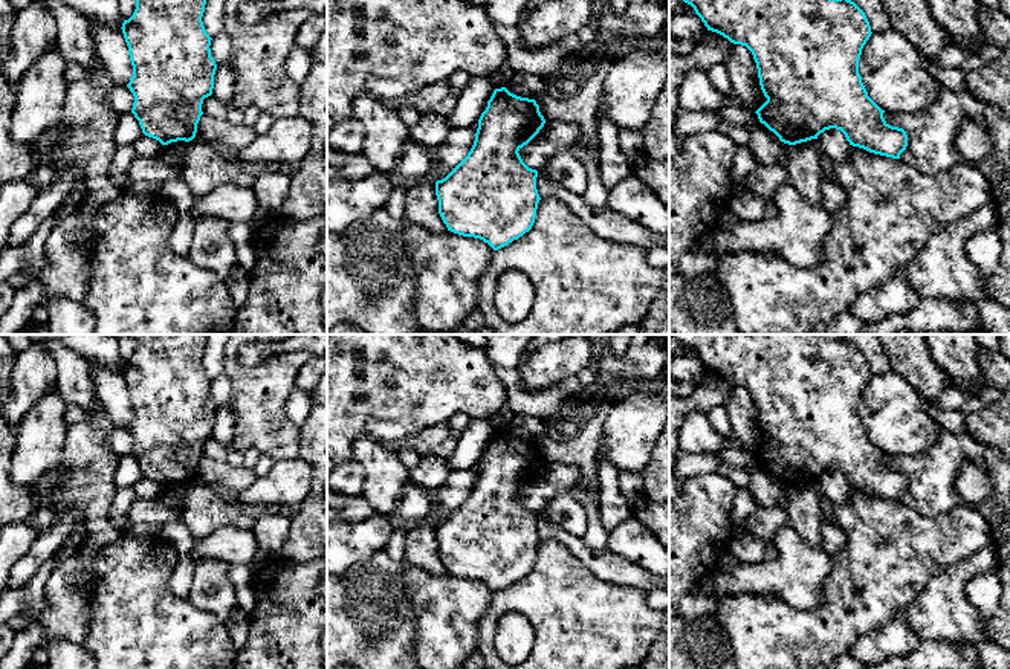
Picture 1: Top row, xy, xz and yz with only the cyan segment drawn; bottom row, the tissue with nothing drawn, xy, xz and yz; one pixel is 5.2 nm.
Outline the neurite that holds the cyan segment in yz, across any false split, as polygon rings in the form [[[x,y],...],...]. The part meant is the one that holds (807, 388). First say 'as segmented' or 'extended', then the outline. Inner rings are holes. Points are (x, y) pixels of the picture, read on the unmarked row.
as segmented; [[[672,334],[691,347],[707,373],[717,374],[733,386],[746,388],[756,405],[759,428],[767,443],[755,454],[761,466],[781,484],[796,487],[817,481],[830,470],[840,472],[850,487],[869,495],[900,501],[908,489],[903,470],[889,467],[869,438],[859,415],[862,391],[871,379],[865,354],[845,338],[830,341],[825,334]]]

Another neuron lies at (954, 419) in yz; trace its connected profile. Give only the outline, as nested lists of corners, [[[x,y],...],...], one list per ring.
[[[921,397],[923,409],[934,417],[941,426],[950,428],[955,434],[969,434],[964,415],[960,409],[953,411],[940,411],[935,405],[929,403],[924,397]]]

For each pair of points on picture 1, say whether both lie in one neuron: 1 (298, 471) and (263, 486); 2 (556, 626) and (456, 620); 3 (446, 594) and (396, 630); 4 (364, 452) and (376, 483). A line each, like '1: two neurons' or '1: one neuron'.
1: one neuron
2: two neurons
3: two neurons
4: one neuron

